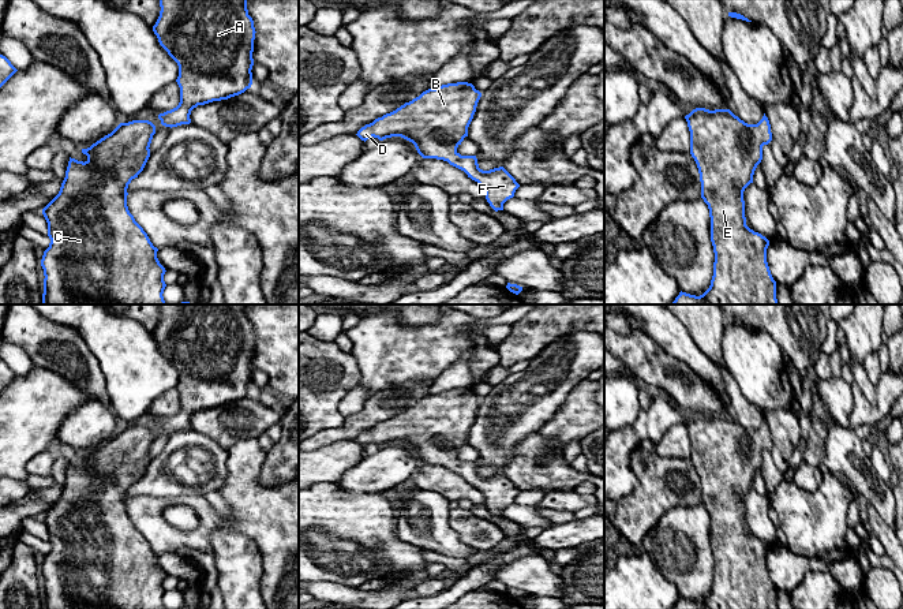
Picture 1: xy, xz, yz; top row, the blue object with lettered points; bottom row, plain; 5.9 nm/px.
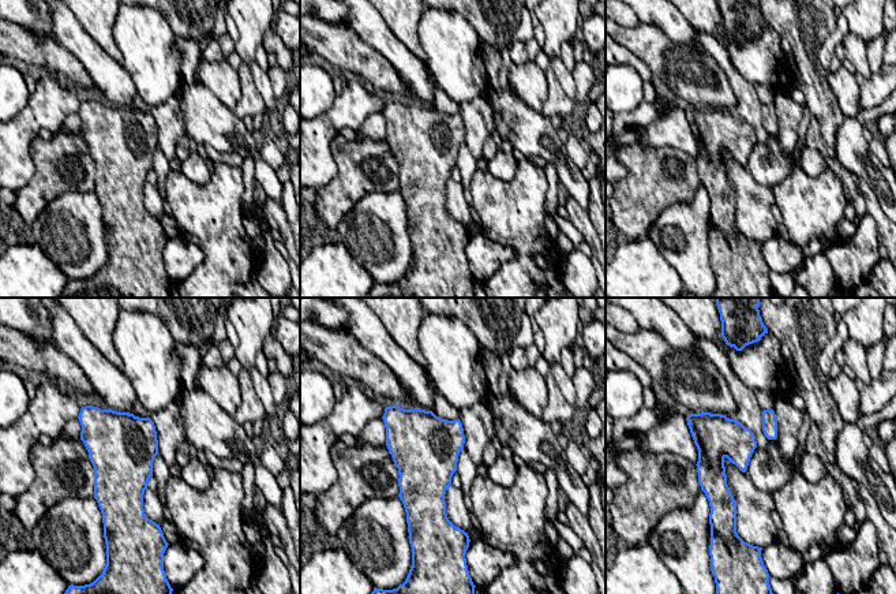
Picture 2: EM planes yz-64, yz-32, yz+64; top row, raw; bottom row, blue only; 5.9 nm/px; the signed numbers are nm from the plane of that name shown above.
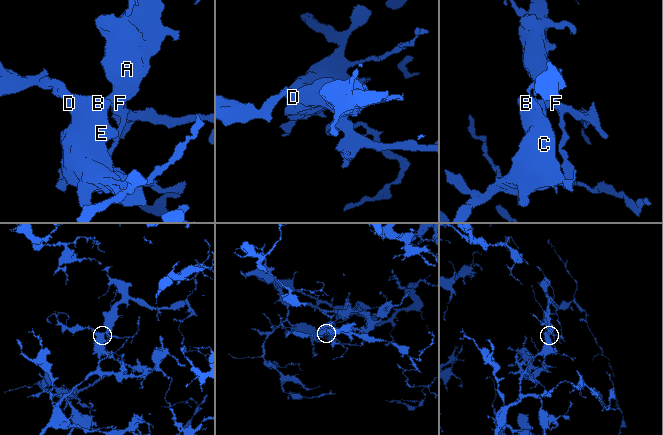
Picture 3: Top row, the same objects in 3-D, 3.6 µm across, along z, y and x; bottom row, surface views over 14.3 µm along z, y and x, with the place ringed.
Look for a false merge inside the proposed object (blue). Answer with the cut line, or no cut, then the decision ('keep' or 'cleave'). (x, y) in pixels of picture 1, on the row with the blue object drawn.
no cut; keep

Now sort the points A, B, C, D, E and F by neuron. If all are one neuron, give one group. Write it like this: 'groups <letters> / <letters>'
groups A B C D E F

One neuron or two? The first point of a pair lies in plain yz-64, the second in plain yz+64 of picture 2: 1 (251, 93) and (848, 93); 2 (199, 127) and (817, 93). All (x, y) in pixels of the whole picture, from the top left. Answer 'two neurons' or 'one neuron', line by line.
1: two neurons
2: two neurons

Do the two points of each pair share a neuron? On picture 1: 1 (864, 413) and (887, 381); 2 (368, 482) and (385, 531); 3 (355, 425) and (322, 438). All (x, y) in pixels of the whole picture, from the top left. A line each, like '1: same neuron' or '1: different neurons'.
1: same neuron
2: different neurons
3: same neuron

